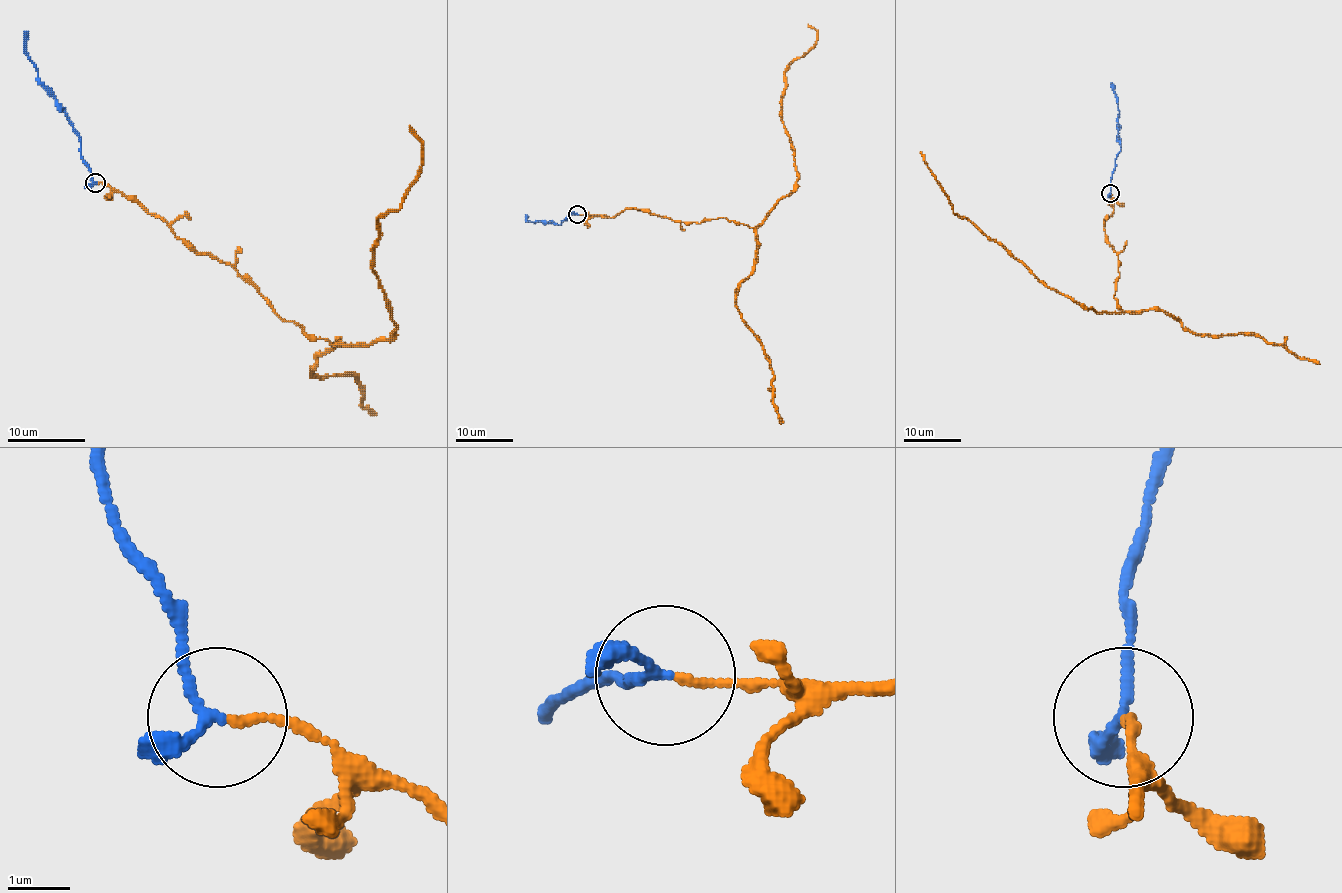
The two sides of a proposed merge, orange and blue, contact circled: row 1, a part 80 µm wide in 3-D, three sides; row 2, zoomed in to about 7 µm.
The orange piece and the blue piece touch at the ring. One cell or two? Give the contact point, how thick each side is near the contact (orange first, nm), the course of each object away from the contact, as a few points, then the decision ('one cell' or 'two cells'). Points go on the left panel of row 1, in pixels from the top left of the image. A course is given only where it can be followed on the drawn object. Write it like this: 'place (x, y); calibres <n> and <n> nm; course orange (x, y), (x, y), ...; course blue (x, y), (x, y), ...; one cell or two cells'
place (95, 182); calibres 110 and 160 nm; course orange (96, 182), (310, 336), (370, 344), (396, 331), (372, 252), (421, 164), (409, 125); course blue (94, 182), (89, 164), (81, 155), (81, 137), (55, 96), (38, 76), (38, 68), (26, 51), (24, 31); one cell

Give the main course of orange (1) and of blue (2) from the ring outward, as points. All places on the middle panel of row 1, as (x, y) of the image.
1: (578, 215), (634, 207), (677, 222), (762, 222), (798, 177), (780, 104), (785, 70), (816, 41), (808, 24)
2: (577, 215), (567, 217), (560, 225), (535, 223), (525, 215)

